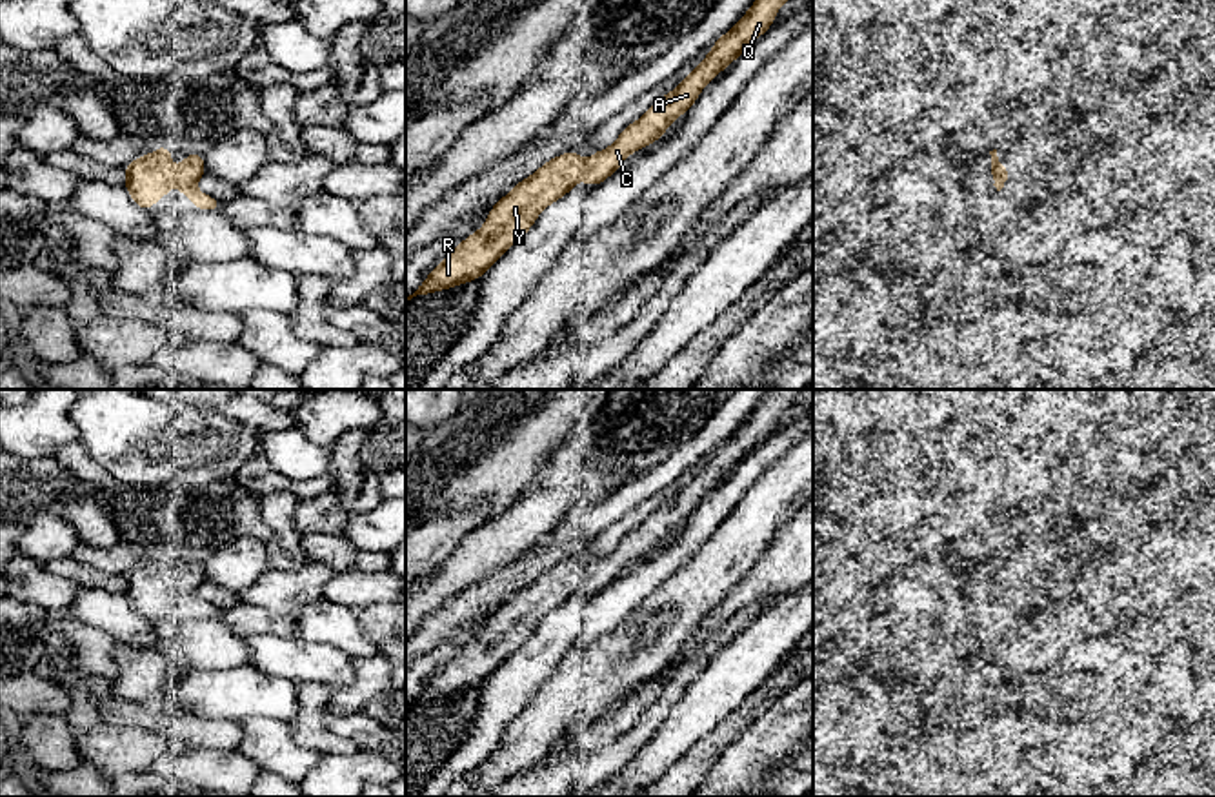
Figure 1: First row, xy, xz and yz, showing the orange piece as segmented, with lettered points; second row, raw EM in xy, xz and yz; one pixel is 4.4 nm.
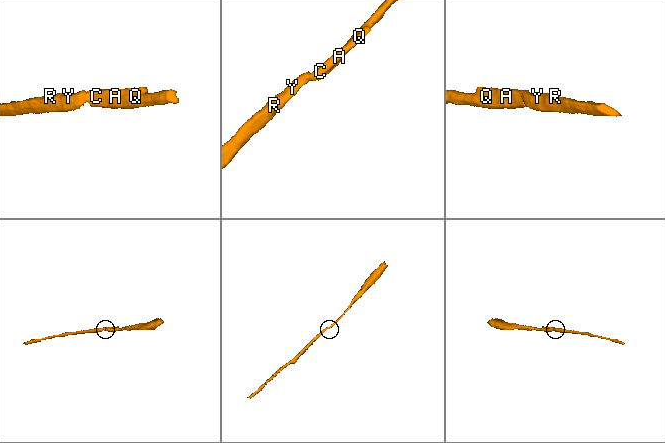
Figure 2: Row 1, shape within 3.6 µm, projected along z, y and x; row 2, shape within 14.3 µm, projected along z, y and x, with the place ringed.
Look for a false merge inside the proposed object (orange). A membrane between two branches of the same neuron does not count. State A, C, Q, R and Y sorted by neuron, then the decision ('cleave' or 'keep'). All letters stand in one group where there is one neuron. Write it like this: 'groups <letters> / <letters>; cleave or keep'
groups A C Q R Y; keep

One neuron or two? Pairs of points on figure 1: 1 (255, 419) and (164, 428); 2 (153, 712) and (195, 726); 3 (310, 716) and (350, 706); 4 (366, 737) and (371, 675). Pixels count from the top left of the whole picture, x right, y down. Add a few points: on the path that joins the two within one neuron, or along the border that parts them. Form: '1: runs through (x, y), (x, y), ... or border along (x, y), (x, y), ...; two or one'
1: border along (208, 408), (251, 426), (259, 433); two
2: runs through (164, 723), (184, 726); one
3: border along (333, 688), (328, 699), (326, 725), (355, 745); two
4: runs through (355, 723), (350, 717), (350, 703), (362, 690); one

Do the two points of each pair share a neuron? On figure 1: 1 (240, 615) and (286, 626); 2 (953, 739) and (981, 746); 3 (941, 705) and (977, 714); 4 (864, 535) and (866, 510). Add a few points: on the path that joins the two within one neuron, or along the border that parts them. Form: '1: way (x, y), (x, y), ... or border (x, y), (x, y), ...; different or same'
1: way (251, 621), (275, 625); same
2: way (961, 746), (974, 746); same
3: border (963, 699), (953, 721); different
4: border (859, 519), (866, 524); different

